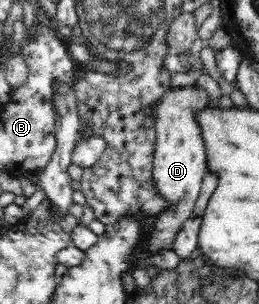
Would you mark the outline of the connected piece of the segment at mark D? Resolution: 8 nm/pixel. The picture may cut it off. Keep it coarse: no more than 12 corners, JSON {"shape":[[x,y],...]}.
{"shape":[[196,83],[157,104],[153,179],[169,209],[151,219],[152,250],[170,248],[207,173]]}

